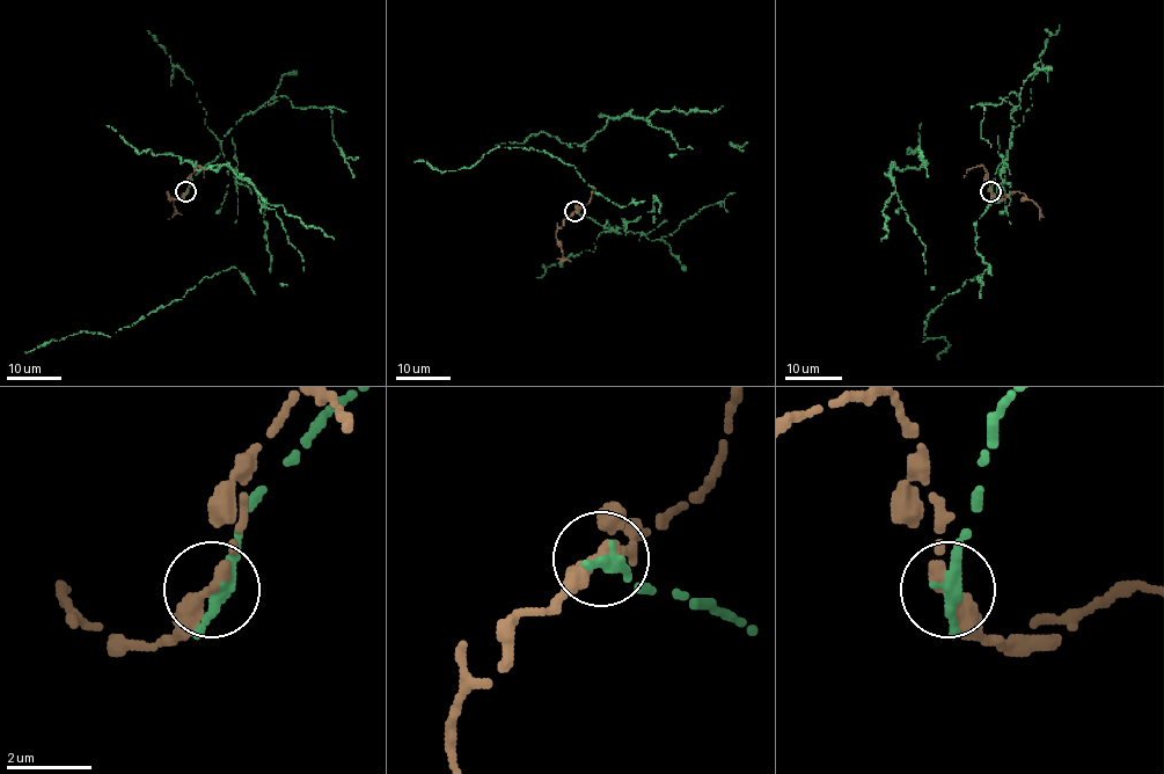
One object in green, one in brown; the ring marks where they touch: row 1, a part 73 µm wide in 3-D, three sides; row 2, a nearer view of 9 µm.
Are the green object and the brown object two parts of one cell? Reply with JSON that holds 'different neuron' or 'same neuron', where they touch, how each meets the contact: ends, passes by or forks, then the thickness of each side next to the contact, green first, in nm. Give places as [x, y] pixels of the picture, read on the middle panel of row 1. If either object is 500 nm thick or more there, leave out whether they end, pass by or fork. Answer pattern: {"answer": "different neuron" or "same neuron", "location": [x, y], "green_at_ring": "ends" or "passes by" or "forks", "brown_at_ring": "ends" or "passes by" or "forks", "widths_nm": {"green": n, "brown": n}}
{"answer": "different neuron", "location": [575, 211], "green_at_ring": "ends", "brown_at_ring": "passes by", "widths_nm": {"green": 440, "brown": 320}}

